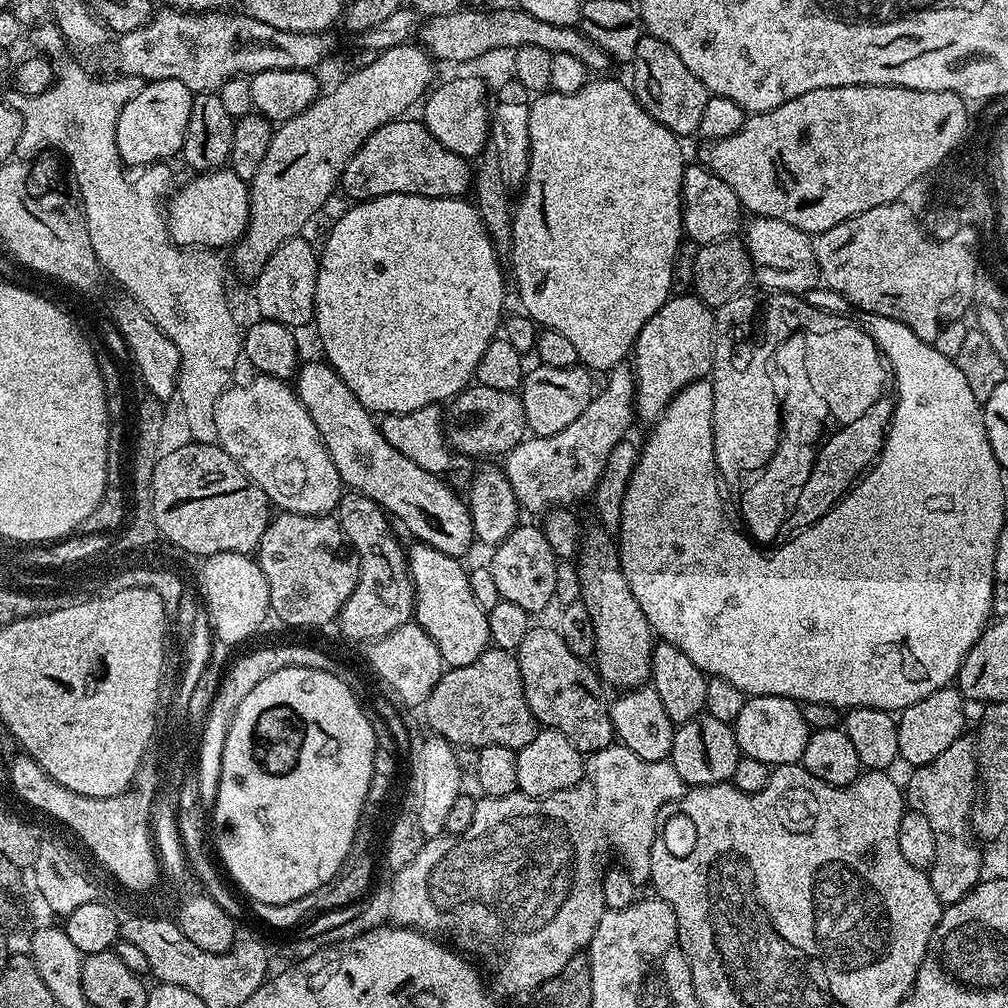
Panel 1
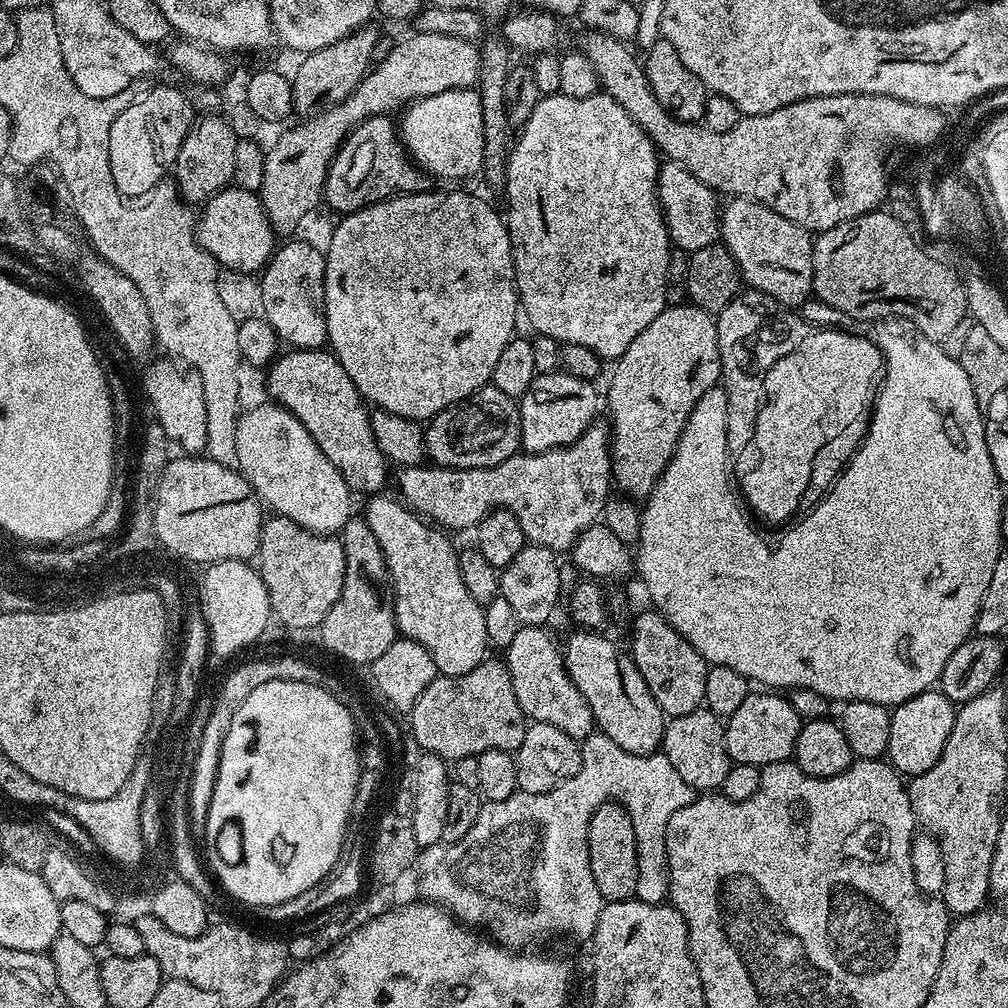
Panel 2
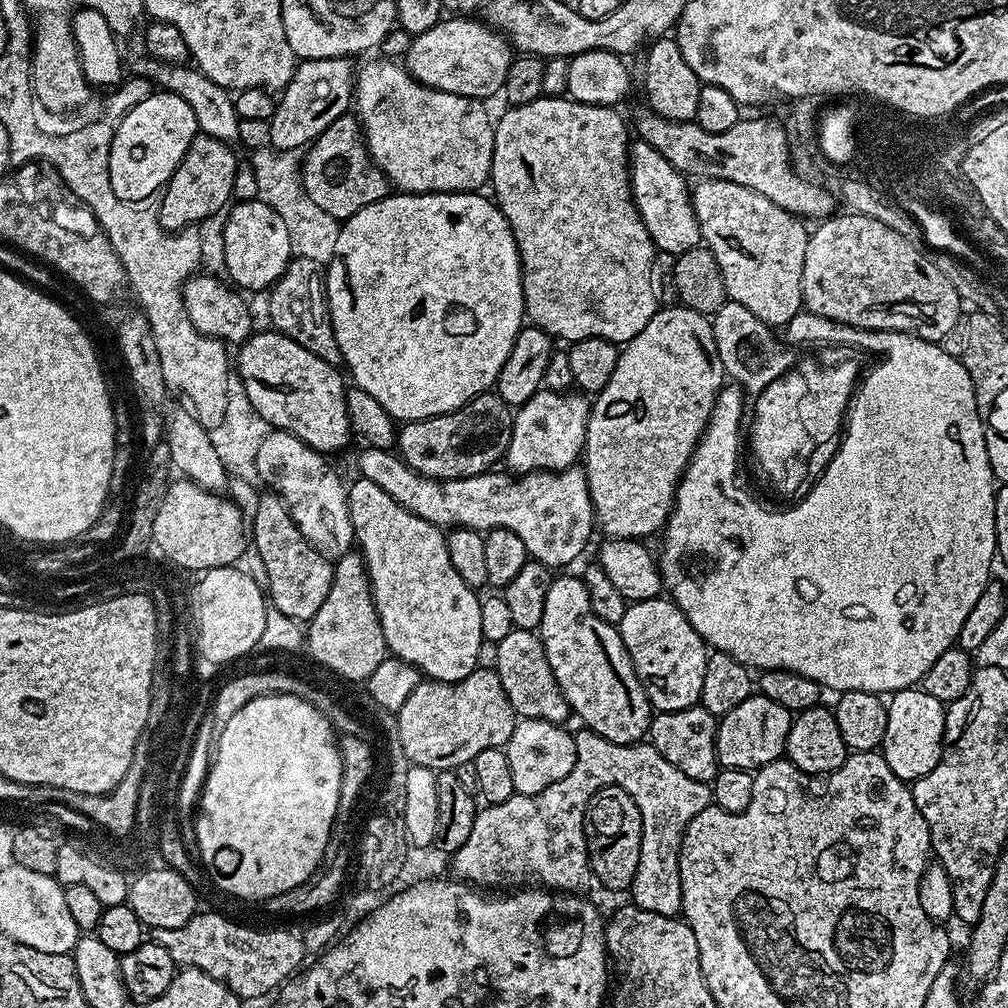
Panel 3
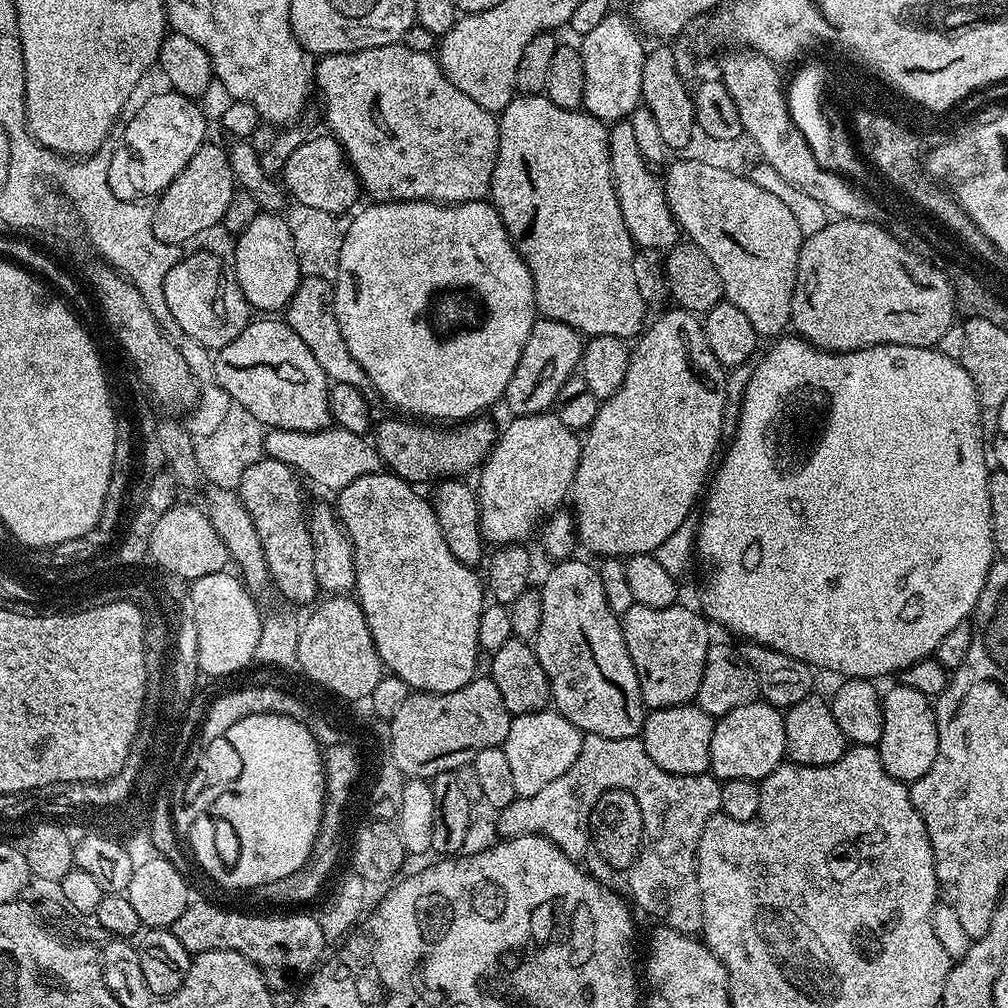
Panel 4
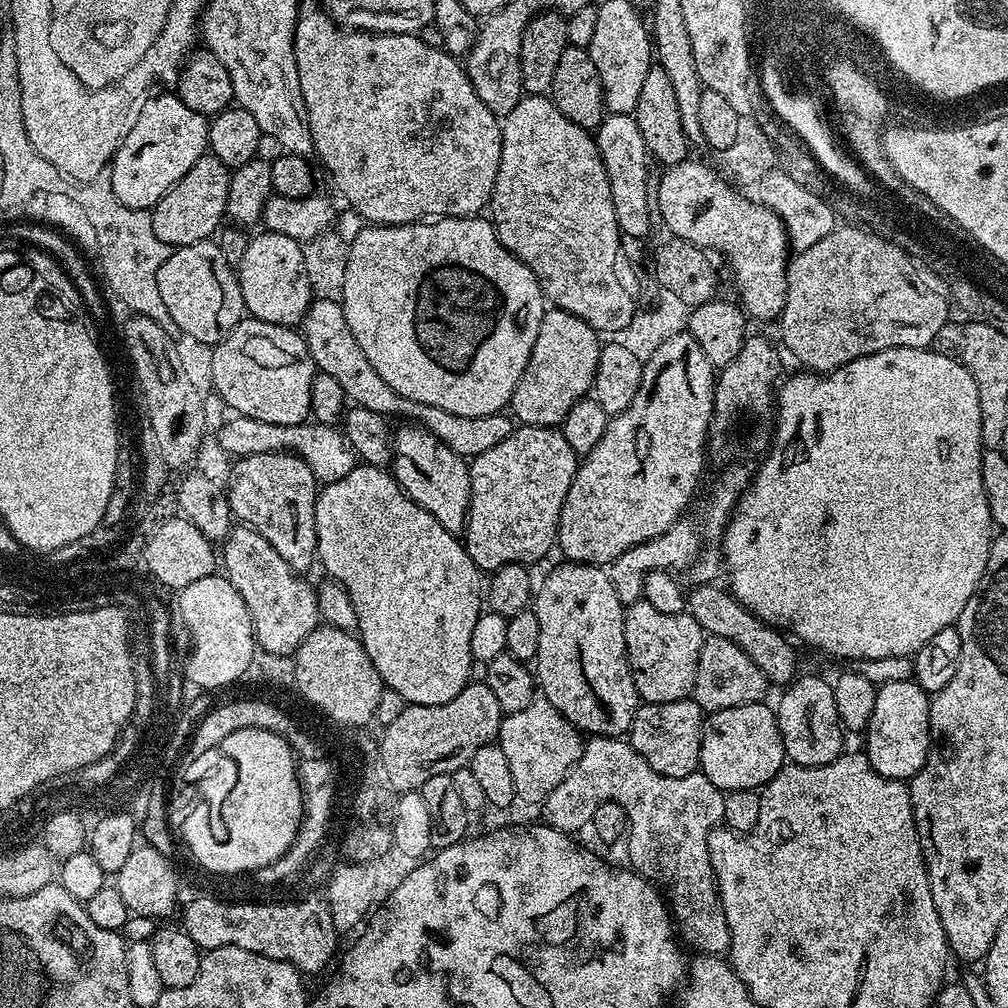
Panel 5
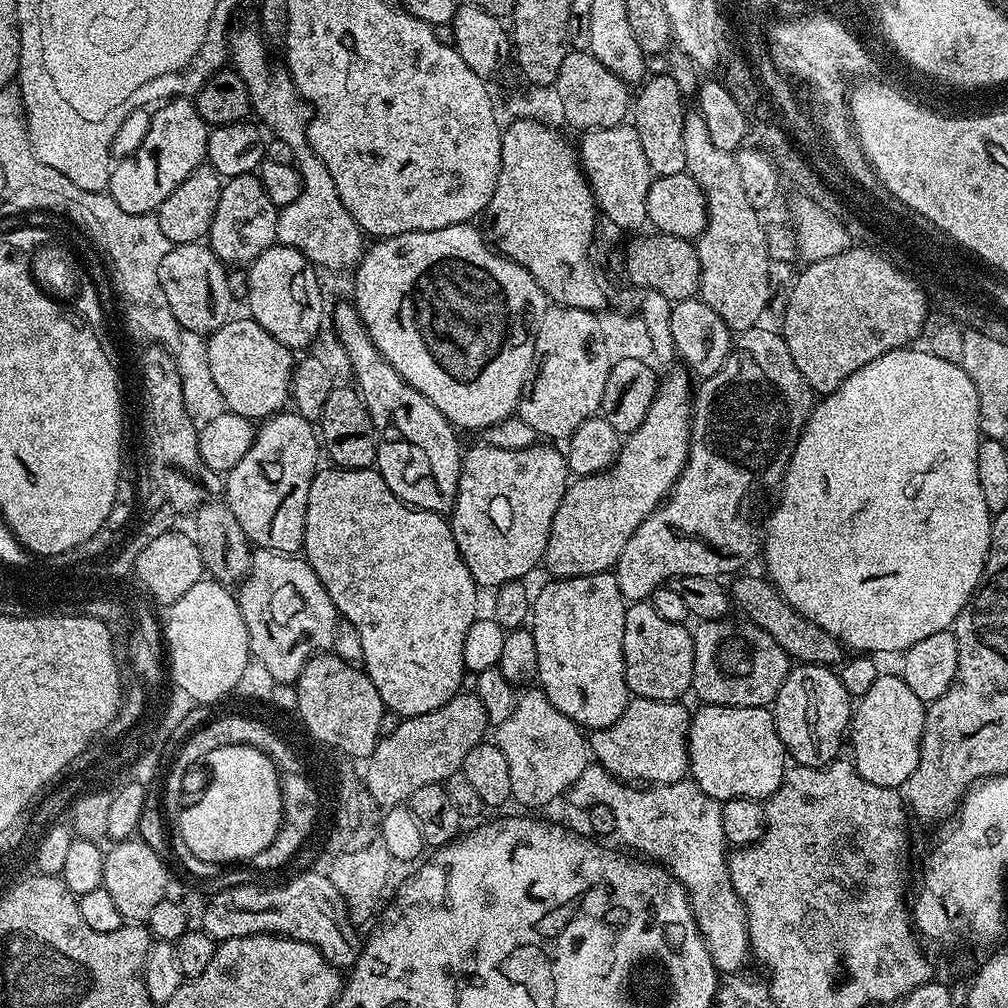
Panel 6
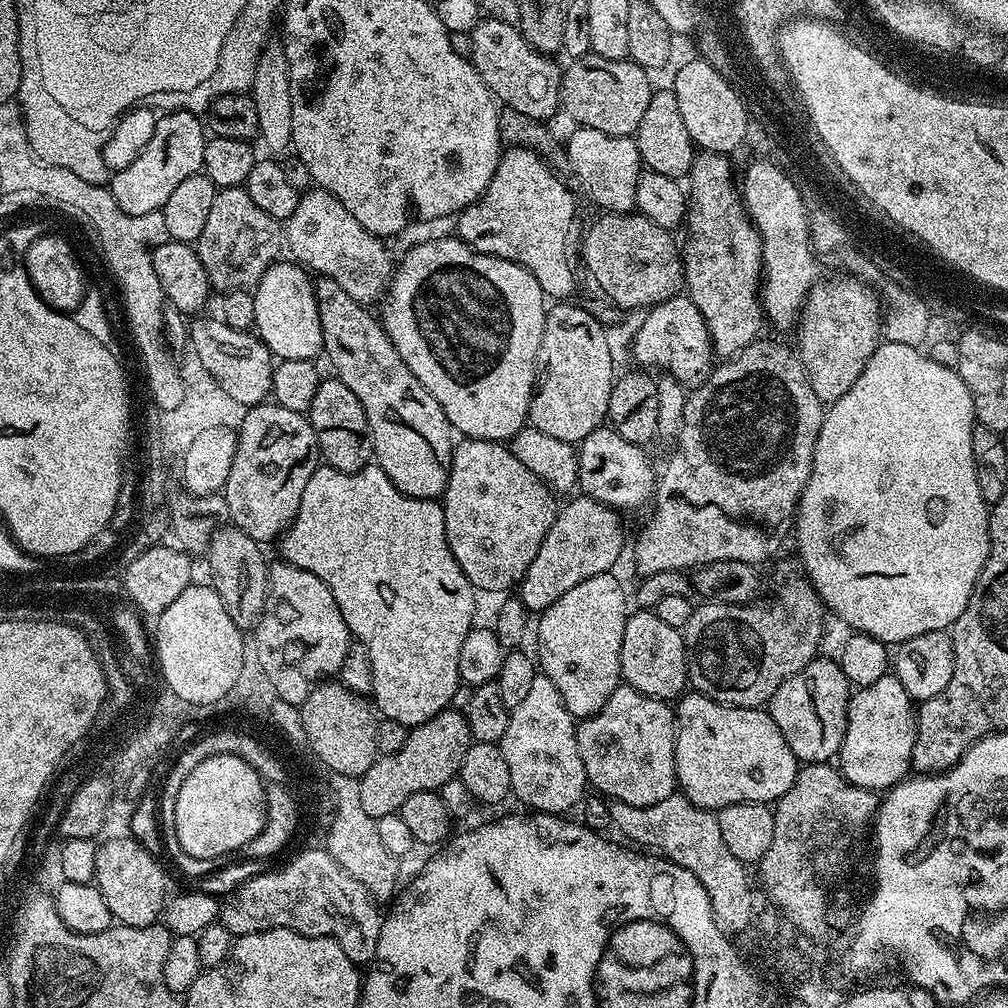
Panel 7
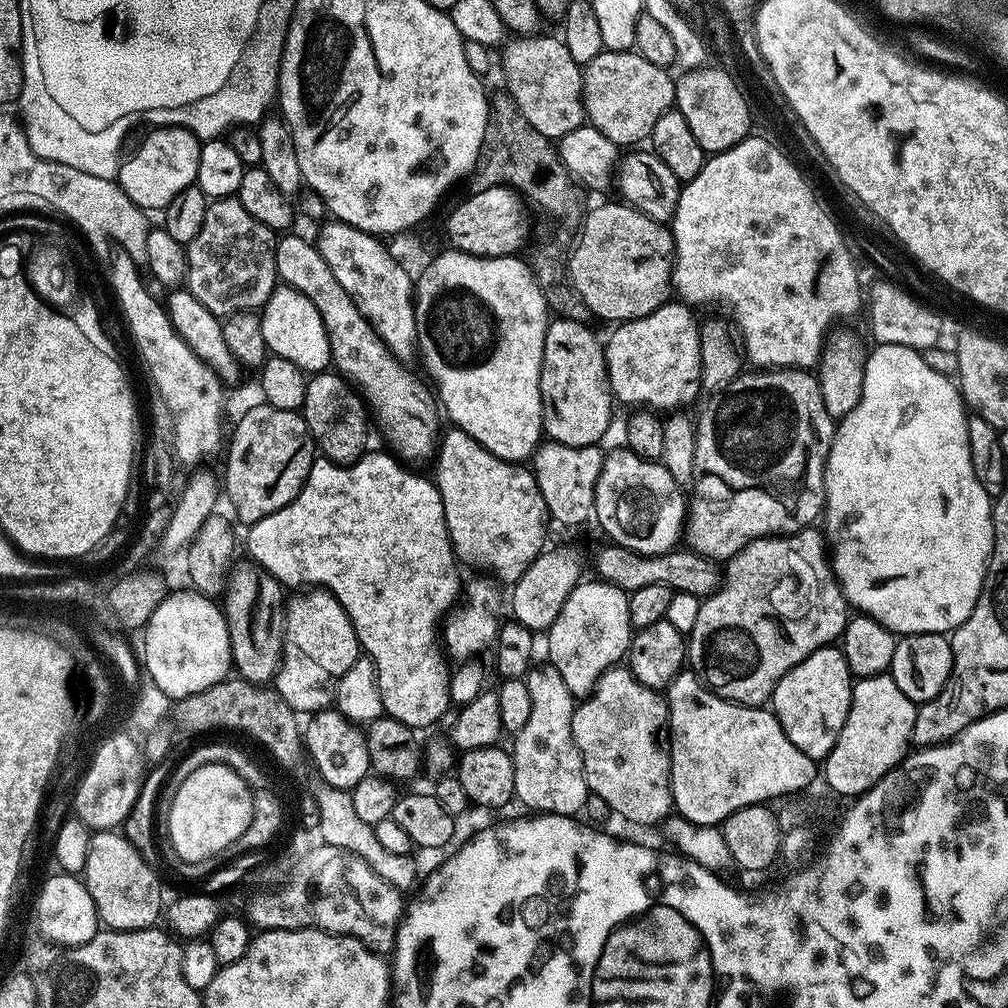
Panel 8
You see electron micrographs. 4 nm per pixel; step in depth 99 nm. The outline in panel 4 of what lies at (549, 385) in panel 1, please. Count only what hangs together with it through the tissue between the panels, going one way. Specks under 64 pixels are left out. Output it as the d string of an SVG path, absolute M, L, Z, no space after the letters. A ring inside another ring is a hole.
M551 411L518 416L509 419L509 424L503 425L496 445L491 454L479 469L480 488L478 484L478 499L480 501L480 533L484 535L489 545L524 544L527 536L539 529L542 521L549 514L557 511L560 504L572 491L576 482L576 471L580 461L581 437L570 431Z

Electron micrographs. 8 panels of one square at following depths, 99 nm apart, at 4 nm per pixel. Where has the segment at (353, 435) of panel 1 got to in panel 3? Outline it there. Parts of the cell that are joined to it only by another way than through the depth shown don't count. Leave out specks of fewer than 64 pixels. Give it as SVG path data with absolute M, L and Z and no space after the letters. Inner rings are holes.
M267 331L249 336L234 356L234 368L244 384L246 398L250 398L250 406L273 429L294 434L315 452L342 451L353 439L350 414L346 414L345 373L337 365L322 362L318 354L310 354L306 346L298 346L281 332Z

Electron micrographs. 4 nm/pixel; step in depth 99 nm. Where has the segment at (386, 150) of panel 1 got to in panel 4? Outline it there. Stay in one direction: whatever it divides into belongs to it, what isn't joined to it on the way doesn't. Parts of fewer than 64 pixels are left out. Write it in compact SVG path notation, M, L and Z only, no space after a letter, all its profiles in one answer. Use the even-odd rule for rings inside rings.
M323 134L306 138L290 158L286 158L286 166L282 173L284 188L293 196L292 200L313 210L326 211L333 214L344 212L359 196L362 196L360 180L356 171L348 163L344 148L336 141L335 136Z

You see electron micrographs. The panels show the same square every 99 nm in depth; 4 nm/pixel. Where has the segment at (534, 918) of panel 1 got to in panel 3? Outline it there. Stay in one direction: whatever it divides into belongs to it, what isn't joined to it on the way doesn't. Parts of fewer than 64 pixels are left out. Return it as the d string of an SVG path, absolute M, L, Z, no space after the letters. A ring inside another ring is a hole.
M580 730L576 737L576 761L574 770L566 774L554 786L546 786L542 794L529 796L513 795L506 802L489 804L481 807L474 818L474 830L470 830L470 838L466 838L466 846L451 853L451 871L461 881L473 886L483 886L492 890L508 890L513 886L543 886L549 890L579 893L590 881L588 866L588 847L584 833L584 815L590 798L607 784L616 784L640 807L642 814L642 850L640 851L639 883L648 884L648 900L646 906L654 914L676 916L682 909L682 878L680 877L680 847L686 826L691 819L712 804L712 790L708 784L698 782L694 778L686 778L678 766L670 766L662 754L651 742L639 744L615 744L602 738L591 730Z

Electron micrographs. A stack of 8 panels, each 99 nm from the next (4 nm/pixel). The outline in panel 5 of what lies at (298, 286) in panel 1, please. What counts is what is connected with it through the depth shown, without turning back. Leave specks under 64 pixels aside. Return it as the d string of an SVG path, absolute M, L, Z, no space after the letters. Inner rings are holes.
M313 299L302 321L302 335L310 358L315 362L317 369L330 374L330 378L335 378L338 386L342 386L345 397L355 407L365 408L385 418L401 416L404 419L401 421L415 422L430 434L434 434L434 438L438 438L438 442L450 446L450 450L454 450L454 454L465 458L475 458L486 454L486 450L490 450L493 446L498 446L498 442L510 438L514 420L511 415L504 412L478 414L477 416L450 414L450 410L442 410L438 406L426 406L426 402L414 402L410 398L398 394L398 390L386 386L386 382L382 382L378 370L374 370L374 366L370 366L370 358L366 358L366 354L362 354L362 346L358 346L358 342L354 342L354 334L350 334L344 306L339 300Z

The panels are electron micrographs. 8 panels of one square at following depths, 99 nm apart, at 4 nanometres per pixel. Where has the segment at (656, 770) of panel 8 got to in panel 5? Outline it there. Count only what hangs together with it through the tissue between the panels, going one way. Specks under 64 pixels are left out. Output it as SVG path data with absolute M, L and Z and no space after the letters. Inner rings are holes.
M691 698L678 702L662 702L661 704L641 703L636 709L632 726L626 733L626 739L658 774L666 774L670 778L686 778L686 774L697 771L700 767L700 735L704 732L706 713L698 706L698 702Z

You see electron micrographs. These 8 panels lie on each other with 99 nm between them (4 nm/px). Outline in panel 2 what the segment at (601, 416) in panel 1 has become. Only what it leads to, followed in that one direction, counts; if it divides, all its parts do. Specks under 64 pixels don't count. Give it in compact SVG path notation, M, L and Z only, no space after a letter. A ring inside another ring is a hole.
M593 422L589 428L583 432L580 437L574 442L570 442L561 448L551 448L545 452L525 452L521 451L515 456L506 458L506 462L502 462L498 466L490 466L489 468L438 468L435 466L425 466L424 464L413 464L404 466L399 469L400 472L400 493L399 499L403 501L407 507L421 517L427 518L433 525L439 526L441 529L449 530L448 528L468 528L475 529L480 523L481 518L488 515L495 508L504 508L510 514L514 514L514 518L518 518L518 526L522 526L524 531L525 541L537 544L543 548L549 548L557 554L567 553L571 549L572 544L578 539L582 530L586 530L591 524L597 523L603 517L604 507L610 500L608 494L608 484L610 488L610 477L612 475L612 450L610 447L610 428L607 423Z

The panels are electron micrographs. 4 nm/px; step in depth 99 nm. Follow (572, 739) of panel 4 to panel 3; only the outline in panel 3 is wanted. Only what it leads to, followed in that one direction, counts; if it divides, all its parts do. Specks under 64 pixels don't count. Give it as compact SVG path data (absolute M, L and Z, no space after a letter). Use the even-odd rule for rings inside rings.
M517 719L514 734L510 734L506 745L515 795L542 794L546 786L554 786L554 782L566 778L566 774L574 770L576 737L566 729L567 727L545 720Z

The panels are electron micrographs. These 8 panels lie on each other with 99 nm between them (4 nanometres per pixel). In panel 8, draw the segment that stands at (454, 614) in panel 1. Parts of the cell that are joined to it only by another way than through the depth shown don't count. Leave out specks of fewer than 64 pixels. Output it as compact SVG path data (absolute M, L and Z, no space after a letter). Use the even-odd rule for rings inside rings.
M365 451L364 455L354 461L353 464L336 464L332 460L317 459L297 496L286 506L282 506L282 510L278 510L274 514L266 514L266 518L254 522L247 529L248 552L250 554L248 556L253 564L256 564L259 568L264 568L285 589L323 588L325 592L330 592L336 596L354 626L356 636L360 639L361 649L372 659L374 666L378 670L378 686L382 694L385 713L393 716L395 720L402 722L406 726L423 730L423 728L430 727L431 724L438 723L447 714L448 708L450 709L450 667L448 668L449 661L438 643L438 629L441 627L445 617L453 611L457 601L461 599L461 565L457 561L456 551L452 548L452 539L446 526L446 514L442 510L442 494L436 489L435 483L429 477L427 480L426 477L419 476L416 473L419 471L405 466L391 451L372 451Z

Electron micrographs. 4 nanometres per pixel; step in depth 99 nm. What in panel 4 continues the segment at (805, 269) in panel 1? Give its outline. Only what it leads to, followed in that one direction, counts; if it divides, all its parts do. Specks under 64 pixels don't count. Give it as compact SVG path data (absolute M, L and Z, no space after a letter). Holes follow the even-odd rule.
M675 160L668 173L663 173L662 183L681 233L714 262L714 270L722 278L723 299L745 312L757 337L779 337L792 322L798 258L806 239L793 211L739 171ZM760 288L768 295L765 300L756 296Z

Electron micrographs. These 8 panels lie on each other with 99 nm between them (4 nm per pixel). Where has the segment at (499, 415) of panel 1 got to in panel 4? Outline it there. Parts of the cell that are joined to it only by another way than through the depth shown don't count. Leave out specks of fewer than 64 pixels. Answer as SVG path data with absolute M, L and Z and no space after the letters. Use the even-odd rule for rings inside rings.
M488 414L473 416L451 426L433 426L408 418L396 419L400 420L377 419L371 429L370 439L380 455L383 467L413 486L420 486L423 480L436 482L441 478L467 477L471 468L479 469L488 459L498 439L498 424L496 428Z

